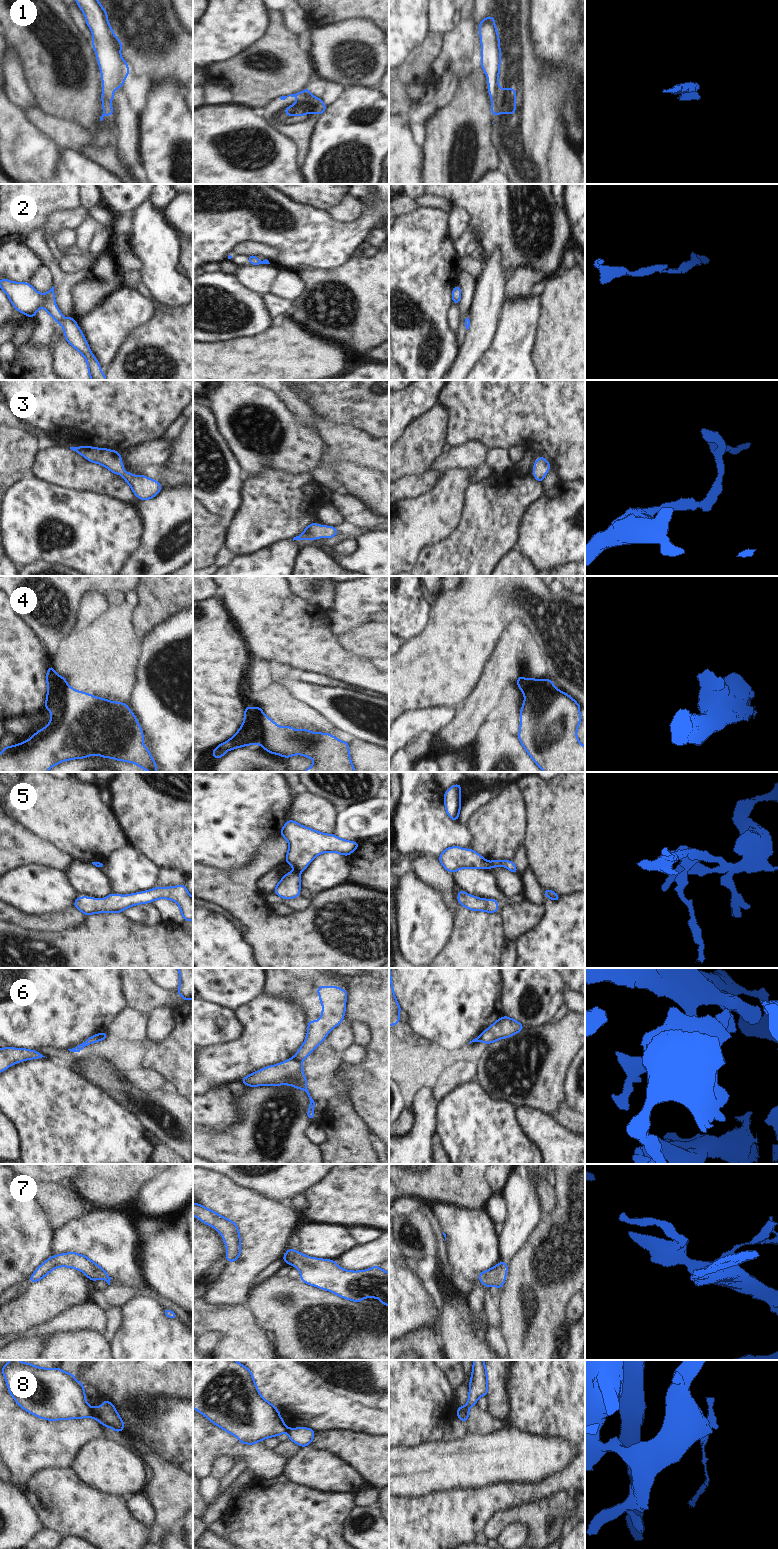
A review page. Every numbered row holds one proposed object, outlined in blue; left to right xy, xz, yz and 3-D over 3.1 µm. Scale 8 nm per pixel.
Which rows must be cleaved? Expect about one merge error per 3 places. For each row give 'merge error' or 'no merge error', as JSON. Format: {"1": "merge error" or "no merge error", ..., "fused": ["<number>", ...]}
{"1": "merge error", "2": "no merge error", "3": "no merge error", "4": "merge error", "5": "merge error", "6": "merge error", "7": "no merge error", "8": "merge error", "fused": ["1", "4", "5", "6", "8"]}

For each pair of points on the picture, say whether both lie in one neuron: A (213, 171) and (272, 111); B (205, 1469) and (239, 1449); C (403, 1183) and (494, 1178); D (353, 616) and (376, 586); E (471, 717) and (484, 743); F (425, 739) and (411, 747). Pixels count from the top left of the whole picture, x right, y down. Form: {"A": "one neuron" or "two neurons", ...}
{"A": "two neurons", "B": "one neuron", "C": "two neurons", "D": "one neuron", "E": "two neurons", "F": "one neuron"}

